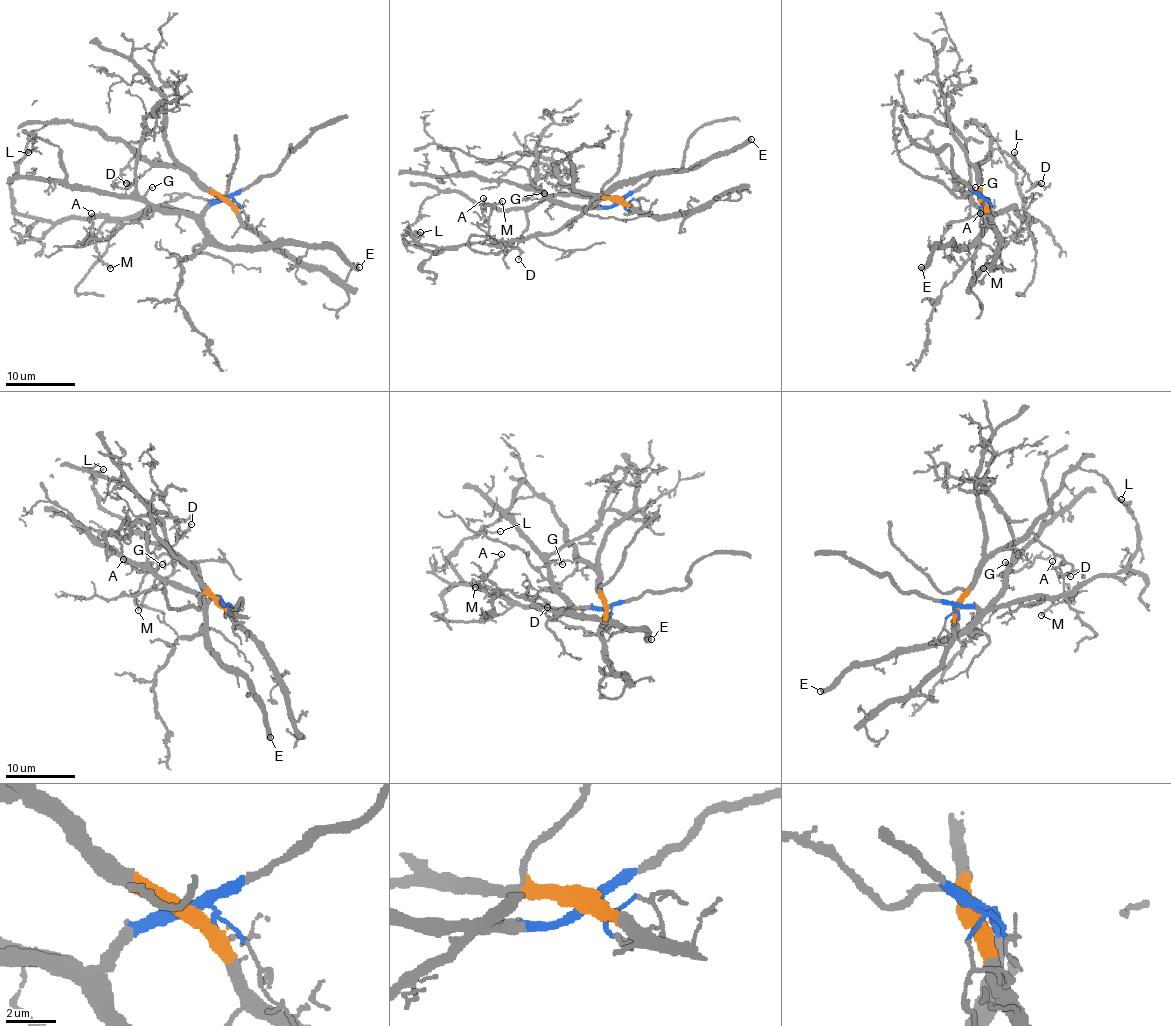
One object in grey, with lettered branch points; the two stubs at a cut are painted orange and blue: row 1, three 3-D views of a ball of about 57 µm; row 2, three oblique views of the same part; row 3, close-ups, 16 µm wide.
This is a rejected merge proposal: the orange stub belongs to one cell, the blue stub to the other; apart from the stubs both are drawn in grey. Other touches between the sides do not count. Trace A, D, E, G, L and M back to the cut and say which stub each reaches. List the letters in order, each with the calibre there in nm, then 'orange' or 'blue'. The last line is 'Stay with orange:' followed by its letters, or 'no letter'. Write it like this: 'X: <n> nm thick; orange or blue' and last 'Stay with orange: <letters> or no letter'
A: 90 nm thick; blue
D: 100 nm thick; orange
E: 500 nm thick; blue
G: 110 nm thick; blue
L: 120 nm thick; blue
M: 150 nm thick; blue
Stay with orange: D

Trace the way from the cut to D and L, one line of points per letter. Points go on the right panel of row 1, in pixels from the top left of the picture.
D: (984, 197), (977, 167), (994, 150), (1010, 155), (1031, 183), (1031, 188), (1042, 183)
L: (984, 197), (991, 214), (1015, 209), (1022, 218), (1033, 220), (1024, 211), (1015, 181), (1017, 164), (1014, 151)

